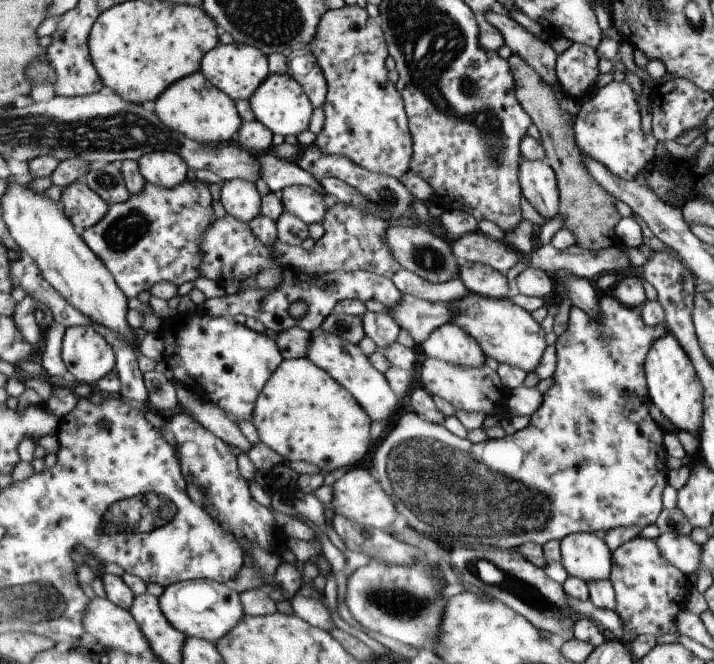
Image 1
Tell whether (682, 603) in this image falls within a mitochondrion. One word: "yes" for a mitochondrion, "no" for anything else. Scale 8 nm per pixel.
no

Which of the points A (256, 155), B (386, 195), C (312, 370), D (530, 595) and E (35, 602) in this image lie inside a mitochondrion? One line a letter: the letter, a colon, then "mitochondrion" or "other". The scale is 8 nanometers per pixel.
A: other
B: mitochondrion
C: other
D: mitochondrion
E: mitochondrion

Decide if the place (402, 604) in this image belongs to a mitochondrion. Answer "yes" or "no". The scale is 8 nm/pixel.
yes

